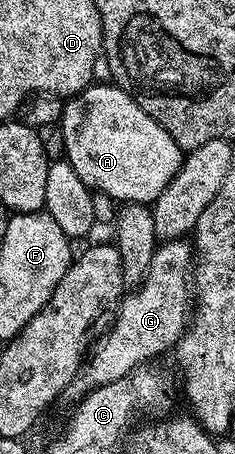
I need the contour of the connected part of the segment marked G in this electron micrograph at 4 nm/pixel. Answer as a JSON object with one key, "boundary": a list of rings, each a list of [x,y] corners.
{"boundary":[[[172,238],[156,245],[153,260],[149,264],[149,272],[137,290],[130,291],[120,301],[119,310],[115,313],[115,320],[105,337],[94,347],[89,361],[82,367],[81,373],[72,380],[69,394],[79,400],[88,390],[95,390],[98,386],[113,384],[113,380],[121,380],[144,364],[150,363],[158,354],[174,351],[189,325],[193,313],[193,290],[189,285],[189,271],[193,266],[193,246],[190,241]]]}

